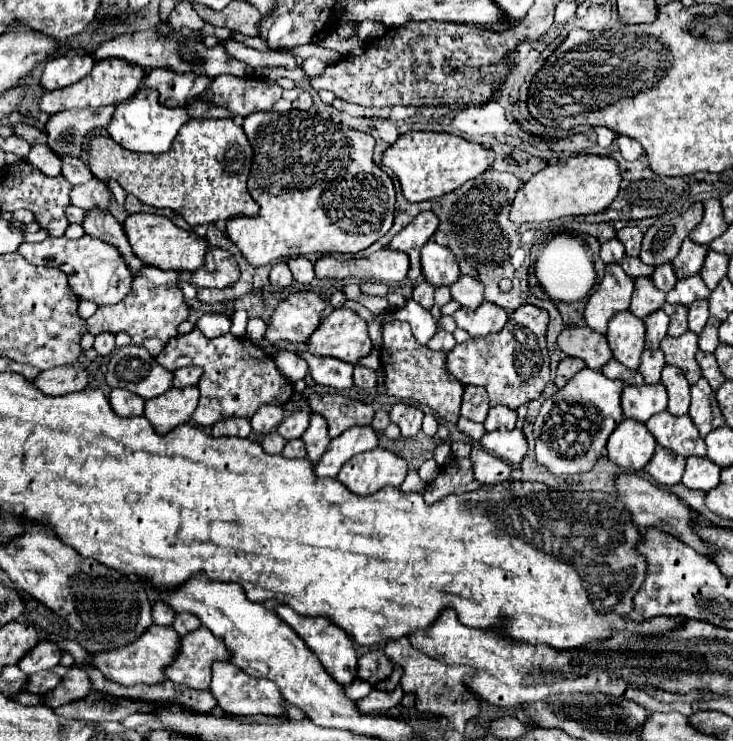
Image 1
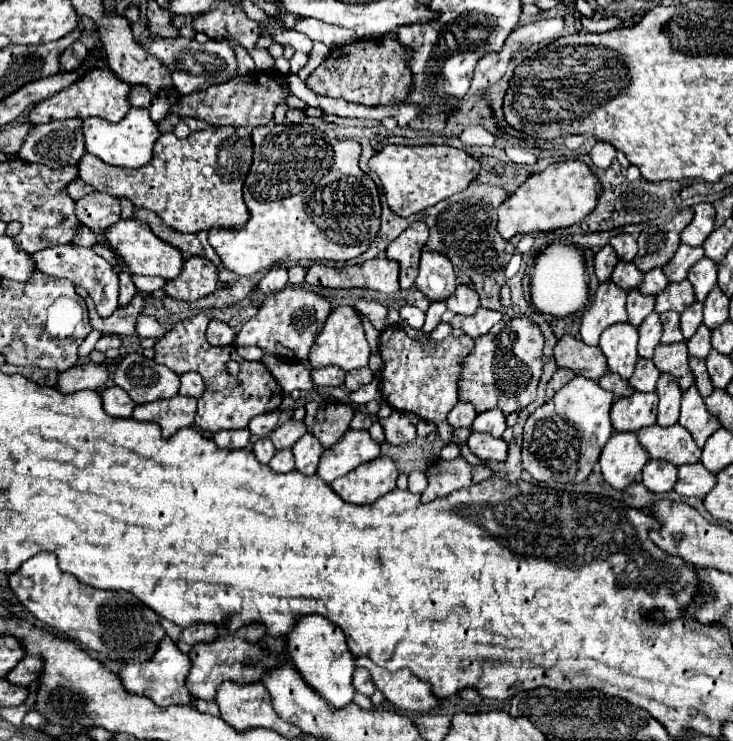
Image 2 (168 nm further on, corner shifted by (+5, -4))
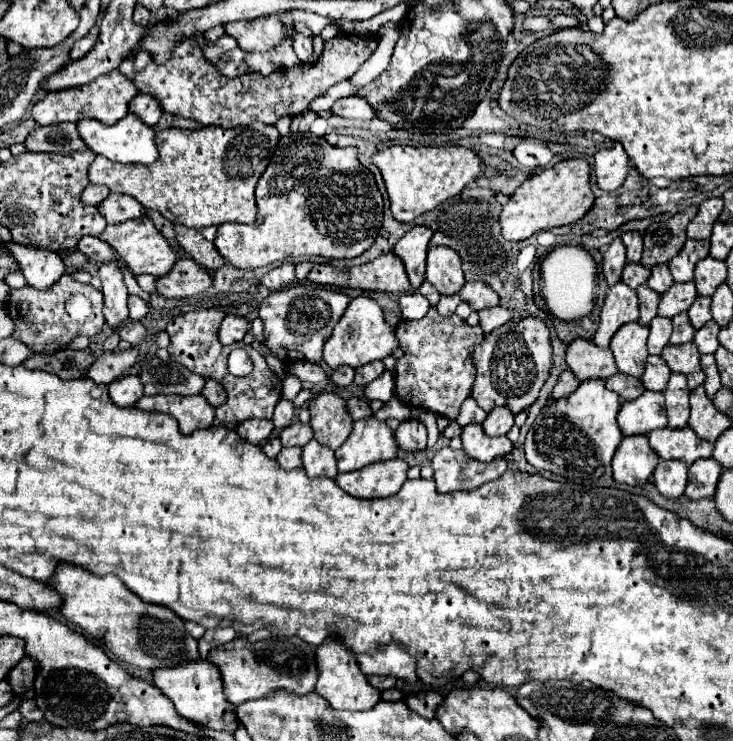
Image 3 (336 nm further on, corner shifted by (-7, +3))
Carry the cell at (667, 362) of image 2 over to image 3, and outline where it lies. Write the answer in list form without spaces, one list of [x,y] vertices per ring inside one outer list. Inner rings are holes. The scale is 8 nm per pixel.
[[[694,343],[668,345],[662,351],[662,359],[674,373],[686,375],[690,389],[696,389],[704,383],[704,371],[700,369],[700,353]]]

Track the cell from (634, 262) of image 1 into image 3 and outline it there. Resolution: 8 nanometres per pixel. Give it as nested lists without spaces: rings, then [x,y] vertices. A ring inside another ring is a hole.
[[[626,263],[624,271],[622,271],[622,281],[632,289],[646,283],[648,277],[650,277],[650,269],[644,267],[642,263]]]

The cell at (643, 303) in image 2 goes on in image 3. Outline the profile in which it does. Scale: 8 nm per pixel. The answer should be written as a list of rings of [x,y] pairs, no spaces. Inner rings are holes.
[[[646,283],[640,285],[636,289],[638,293],[638,301],[640,301],[640,323],[648,325],[656,315],[658,315],[658,303],[660,303],[660,295],[656,291],[652,291]]]

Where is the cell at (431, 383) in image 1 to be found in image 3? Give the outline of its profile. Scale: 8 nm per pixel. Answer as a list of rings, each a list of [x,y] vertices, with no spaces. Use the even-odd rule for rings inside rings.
[[[436,309],[420,321],[400,321],[396,327],[396,339],[404,355],[396,363],[396,395],[404,405],[424,407],[436,415],[444,415],[450,421],[458,417],[460,405],[470,397],[474,383],[472,351],[484,339],[480,325],[470,327],[458,315],[442,317]]]

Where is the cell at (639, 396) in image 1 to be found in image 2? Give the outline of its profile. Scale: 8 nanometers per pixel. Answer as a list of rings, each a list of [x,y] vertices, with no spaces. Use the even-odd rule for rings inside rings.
[[[634,392],[628,398],[618,398],[610,410],[610,422],[616,432],[638,432],[656,424],[656,392]]]

